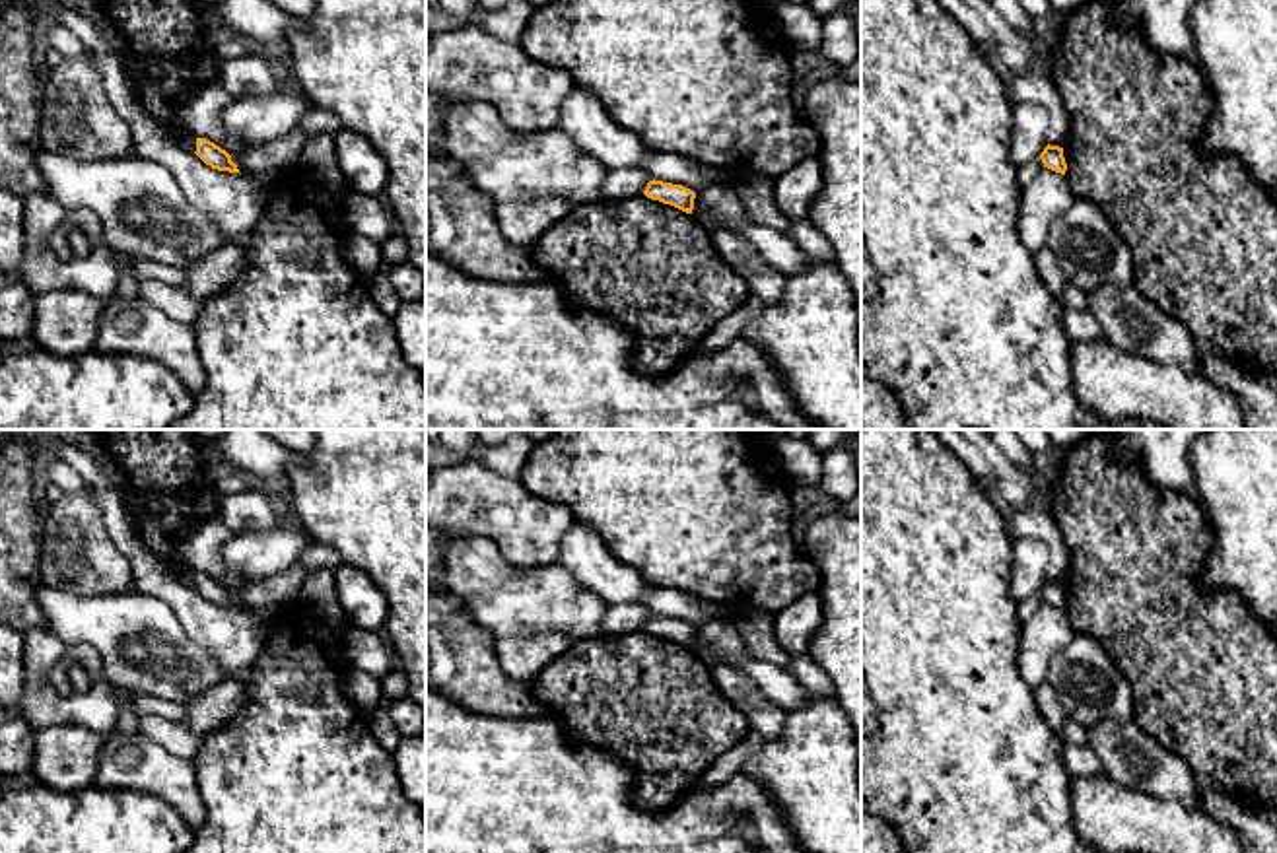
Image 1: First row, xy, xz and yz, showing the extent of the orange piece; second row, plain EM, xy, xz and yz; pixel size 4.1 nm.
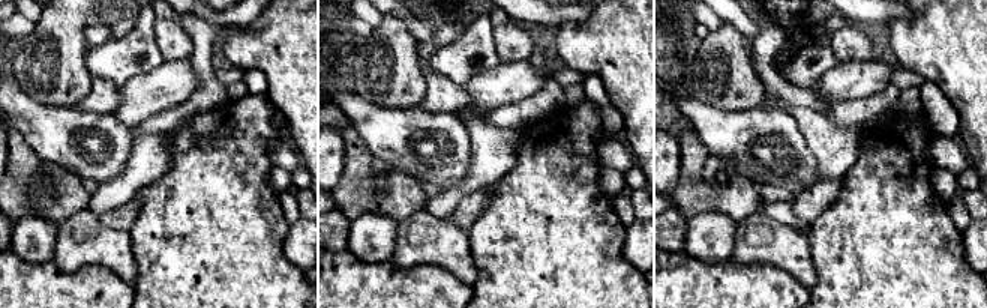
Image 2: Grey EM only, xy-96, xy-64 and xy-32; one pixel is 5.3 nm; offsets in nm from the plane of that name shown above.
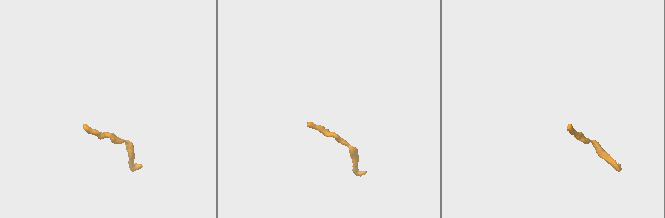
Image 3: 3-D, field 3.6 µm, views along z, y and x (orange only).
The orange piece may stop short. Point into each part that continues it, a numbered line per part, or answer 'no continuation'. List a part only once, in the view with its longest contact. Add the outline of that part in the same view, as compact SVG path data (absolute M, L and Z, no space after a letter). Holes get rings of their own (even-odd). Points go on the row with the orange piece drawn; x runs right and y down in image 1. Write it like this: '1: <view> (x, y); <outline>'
1: xy (181, 140); M157 124L157 130L161 132L163 138L167 138L177 148L187 150L187 152L196 152L196 138L192 134L183 134L179 130L171 130L159 124Z

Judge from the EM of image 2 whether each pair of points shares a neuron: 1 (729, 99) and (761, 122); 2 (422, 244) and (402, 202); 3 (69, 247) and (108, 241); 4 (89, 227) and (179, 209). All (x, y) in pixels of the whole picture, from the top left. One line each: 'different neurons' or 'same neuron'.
1: different neurons
2: different neurons
3: same neuron
4: different neurons

